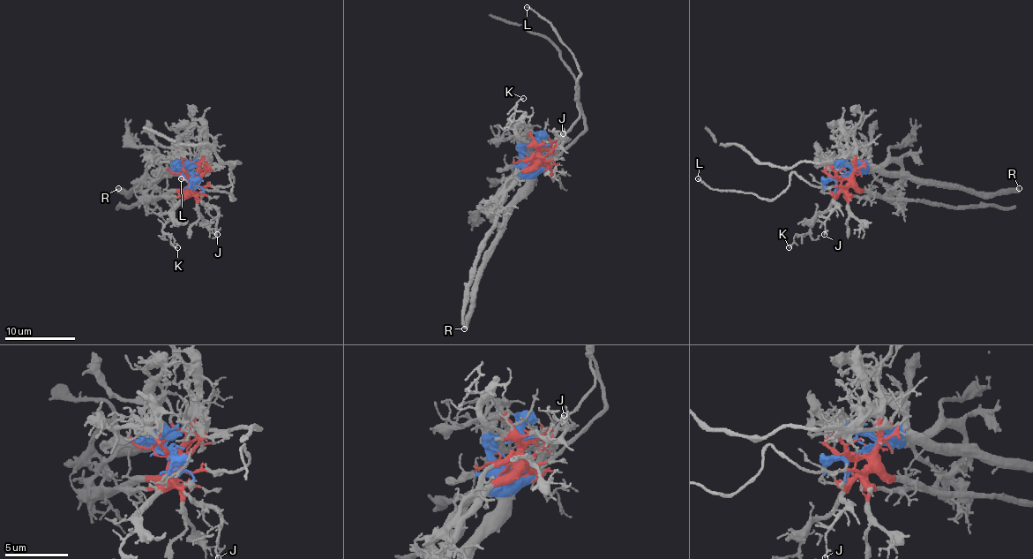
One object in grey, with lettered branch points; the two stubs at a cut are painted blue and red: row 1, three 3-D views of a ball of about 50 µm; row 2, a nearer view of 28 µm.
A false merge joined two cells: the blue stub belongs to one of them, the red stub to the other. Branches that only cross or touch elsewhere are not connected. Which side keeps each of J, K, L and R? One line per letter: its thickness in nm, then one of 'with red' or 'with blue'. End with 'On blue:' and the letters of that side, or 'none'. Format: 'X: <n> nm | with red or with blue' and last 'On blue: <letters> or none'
J: 150 nm | with red
K: 110 nm | with red
L: 150 nm | with red
R: 480 nm | with blue
On blue: R

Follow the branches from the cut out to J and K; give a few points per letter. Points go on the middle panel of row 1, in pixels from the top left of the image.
J: (536, 154), (536, 149), (543, 144), (554, 146), (563, 142), (563, 133)
K: (536, 154), (536, 149), (517, 133), (517, 125), (508, 118), (515, 111), (515, 102), (522, 99)

